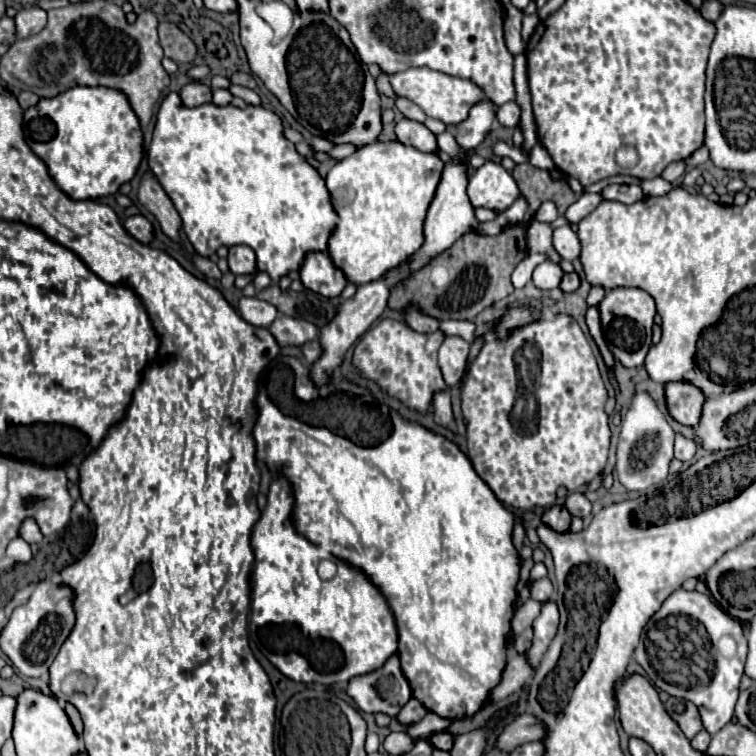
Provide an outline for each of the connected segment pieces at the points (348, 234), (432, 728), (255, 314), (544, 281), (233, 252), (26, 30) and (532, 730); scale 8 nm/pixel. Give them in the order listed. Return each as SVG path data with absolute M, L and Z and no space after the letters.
M395 140L395 142L375 142L375 144L369 144L369 146L363 146L361 150L353 152L351 156L347 156L347 158L341 160L341 162L337 162L337 164L329 170L329 174L325 176L325 184L327 184L327 190L329 190L329 194L331 194L331 202L333 202L333 208L335 208L335 212L337 212L339 222L337 222L333 234L329 236L327 254L329 254L329 258L333 260L333 264L343 270L343 274L345 274L345 278L347 278L349 282L353 282L353 284L357 284L357 286L359 286L359 284L373 282L373 280L377 280L381 274L385 274L389 268L397 266L399 262L403 262L407 256L411 256L415 250L421 248L421 244L423 244L423 220L425 220L429 202L433 200L435 188L437 188L437 184L439 184L441 170L443 170L443 160L441 160L437 154L419 152L417 148L413 148L413 146L403 146L403 144L397 142L397 140Z
M429 712L421 722L409 726L409 728L407 728L407 734L411 734L413 738L415 738L415 736L431 736L433 732L441 732L441 730L445 730L447 726L451 726L451 720L443 720L443 718L439 718L437 714Z
M243 296L239 300L239 304L237 304L237 312L245 322L249 322L253 326L263 326L263 328L267 328L279 314L273 304L263 302L263 300L255 298L255 296L253 298Z
M545 260L541 264L535 266L533 270L533 284L541 290L553 290L553 288L559 288L559 282L563 278L563 270L559 264L551 262L551 260Z
M231 246L229 248L229 268L233 274L255 274L255 252L249 246Z
M39 6L19 10L17 16L15 16L17 38L27 38L27 36L41 32L45 28L45 22L47 22L47 12Z
M521 714L499 734L497 746L501 750L513 750L533 740L545 740L545 726L541 726L541 722L533 718L533 714Z

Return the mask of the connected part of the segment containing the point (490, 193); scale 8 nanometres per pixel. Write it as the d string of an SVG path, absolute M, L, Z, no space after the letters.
M491 160L475 170L467 186L467 196L473 208L505 210L519 198L519 194L513 176L501 164Z

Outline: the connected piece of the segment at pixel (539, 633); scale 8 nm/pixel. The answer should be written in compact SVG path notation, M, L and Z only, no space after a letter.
M547 602L539 614L539 618L533 622L535 628L535 638L533 638L533 646L527 652L529 656L529 664L533 668L539 666L539 660L543 658L549 642L553 640L553 636L557 634L557 624L559 624L559 610L555 606L555 602Z

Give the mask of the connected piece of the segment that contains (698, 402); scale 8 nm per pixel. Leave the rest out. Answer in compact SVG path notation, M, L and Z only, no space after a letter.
M667 382L665 404L669 414L685 426L697 426L703 410L703 394L689 382Z

